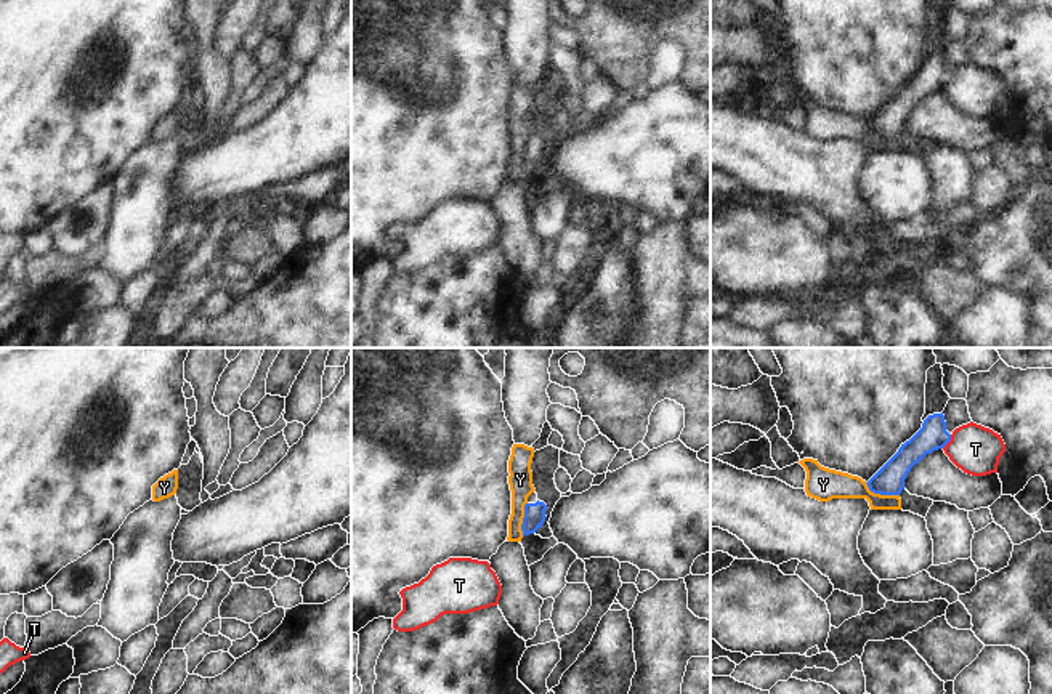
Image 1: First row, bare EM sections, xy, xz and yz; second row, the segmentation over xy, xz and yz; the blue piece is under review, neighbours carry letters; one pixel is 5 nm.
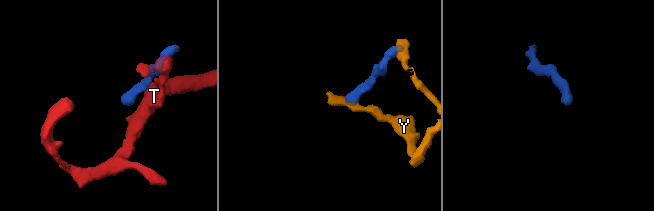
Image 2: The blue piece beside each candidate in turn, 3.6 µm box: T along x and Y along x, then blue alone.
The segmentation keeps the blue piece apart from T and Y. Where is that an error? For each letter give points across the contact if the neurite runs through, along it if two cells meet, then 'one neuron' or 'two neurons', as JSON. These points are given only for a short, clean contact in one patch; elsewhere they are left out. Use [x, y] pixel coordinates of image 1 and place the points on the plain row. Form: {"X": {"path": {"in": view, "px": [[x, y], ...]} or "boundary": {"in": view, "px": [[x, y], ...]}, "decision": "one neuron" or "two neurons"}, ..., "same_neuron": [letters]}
{"T": {"boundary": {"in": "yz", "px": [[951, 76], [942, 88]]}, "decision": "two neurons"}, "Y": {"boundary": {"in": "yz", "px": [[865, 124], [874, 133], [898, 137]]}, "decision": "two neurons"}, "same_neuron": []}

